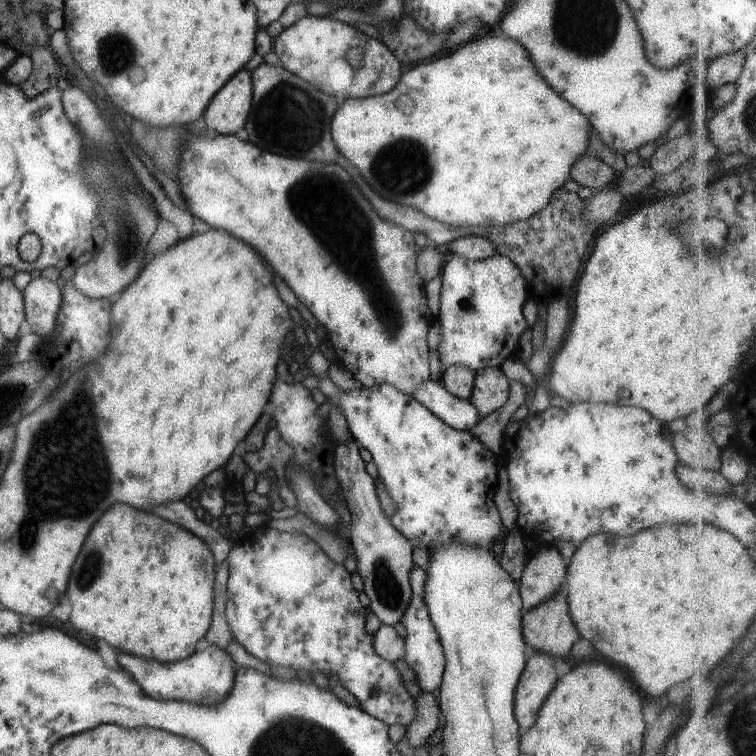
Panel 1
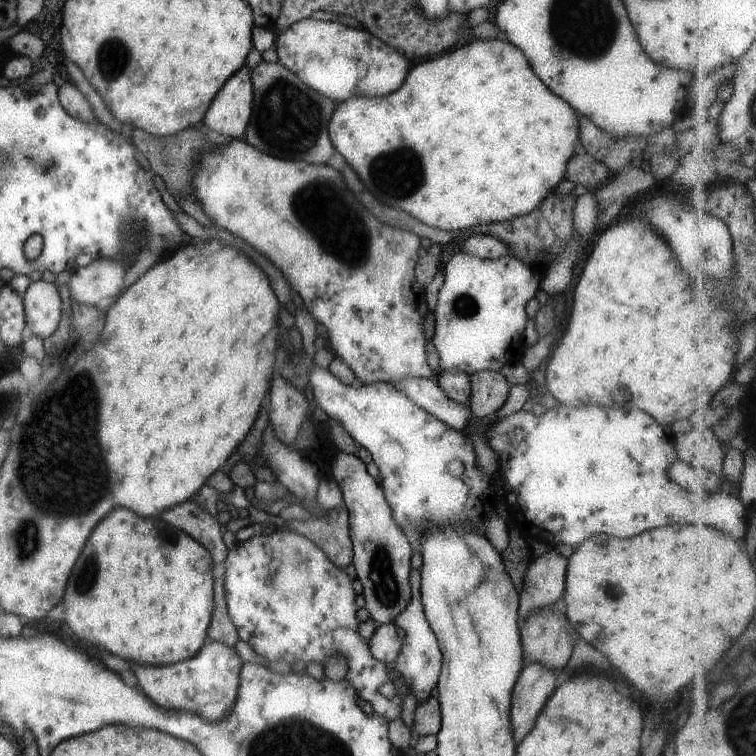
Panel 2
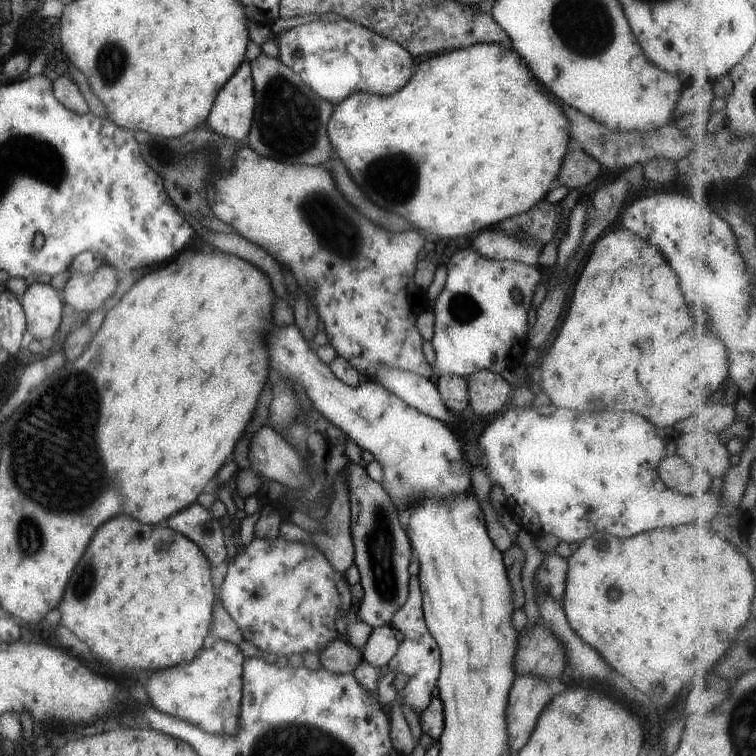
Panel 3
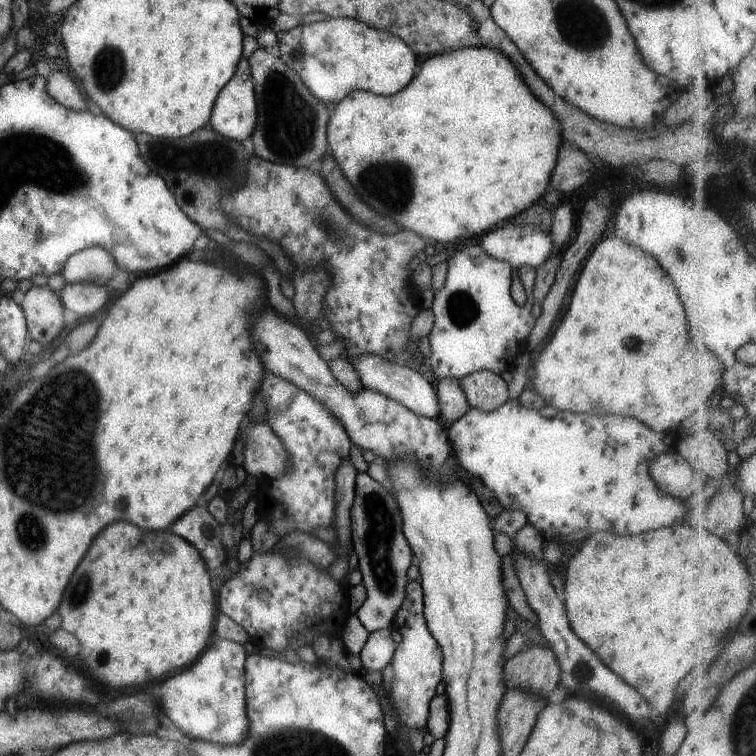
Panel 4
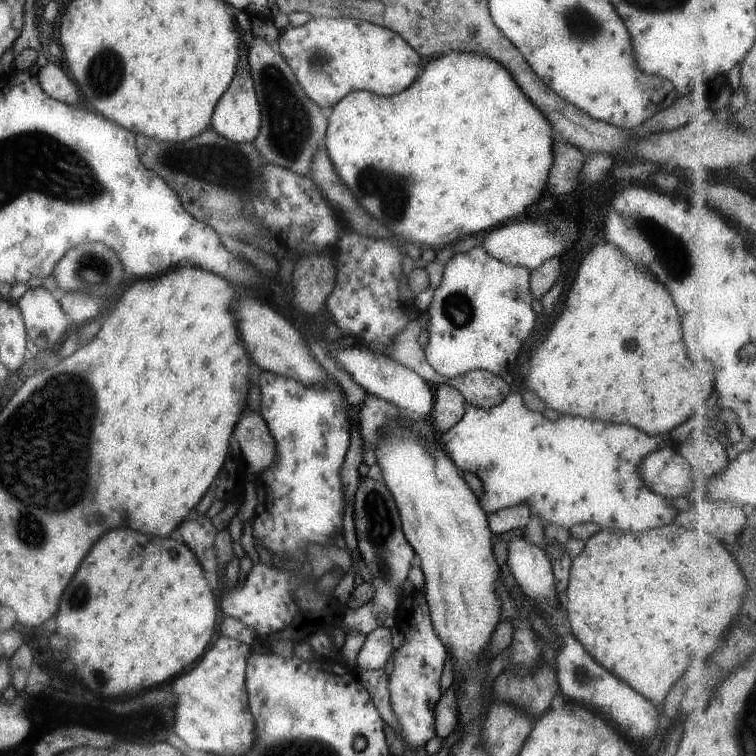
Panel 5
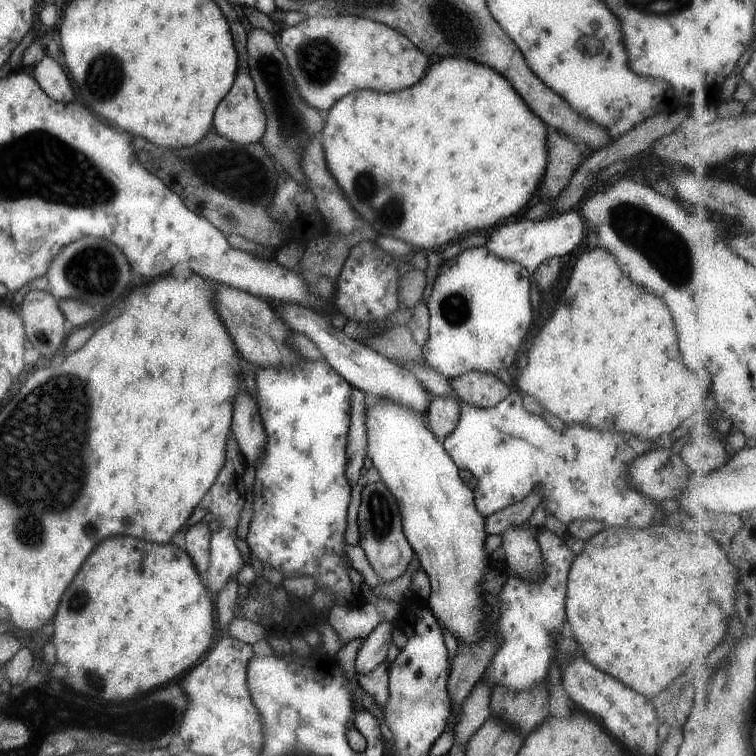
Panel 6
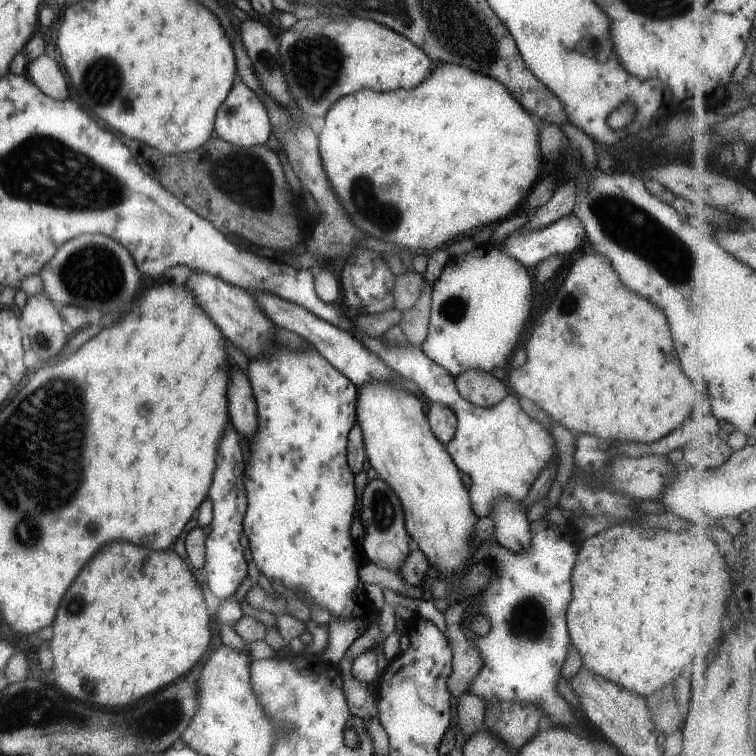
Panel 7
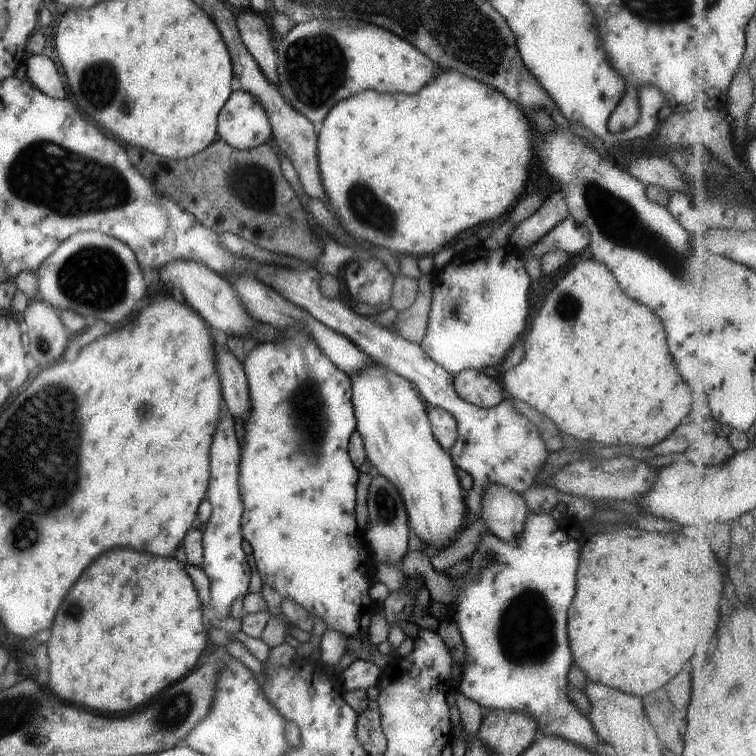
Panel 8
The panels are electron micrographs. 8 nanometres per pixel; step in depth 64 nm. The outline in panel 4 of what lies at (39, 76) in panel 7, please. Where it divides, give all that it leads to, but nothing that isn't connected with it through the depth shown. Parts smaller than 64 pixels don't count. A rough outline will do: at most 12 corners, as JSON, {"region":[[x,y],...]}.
{"region":[[52,71],[48,94],[60,105],[88,110],[85,97],[70,76]]}

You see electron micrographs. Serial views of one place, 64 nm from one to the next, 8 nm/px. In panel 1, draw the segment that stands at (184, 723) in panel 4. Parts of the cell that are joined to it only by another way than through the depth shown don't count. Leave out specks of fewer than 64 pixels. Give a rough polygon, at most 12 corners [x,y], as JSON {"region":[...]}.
{"region":[[203,643],[180,662],[118,652],[156,700],[219,705],[238,666]]}

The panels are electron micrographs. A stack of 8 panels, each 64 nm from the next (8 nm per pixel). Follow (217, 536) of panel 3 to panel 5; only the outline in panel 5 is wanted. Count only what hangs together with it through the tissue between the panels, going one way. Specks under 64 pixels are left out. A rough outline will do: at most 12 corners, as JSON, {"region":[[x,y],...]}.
{"region":[[195,513],[178,532],[206,572],[219,570],[220,531],[206,513]]}

